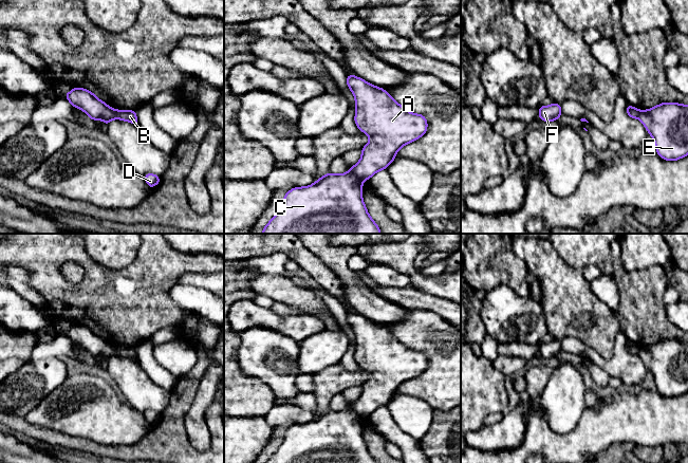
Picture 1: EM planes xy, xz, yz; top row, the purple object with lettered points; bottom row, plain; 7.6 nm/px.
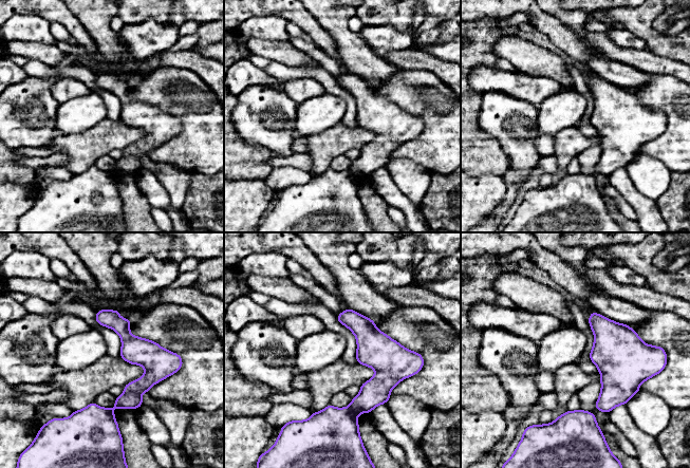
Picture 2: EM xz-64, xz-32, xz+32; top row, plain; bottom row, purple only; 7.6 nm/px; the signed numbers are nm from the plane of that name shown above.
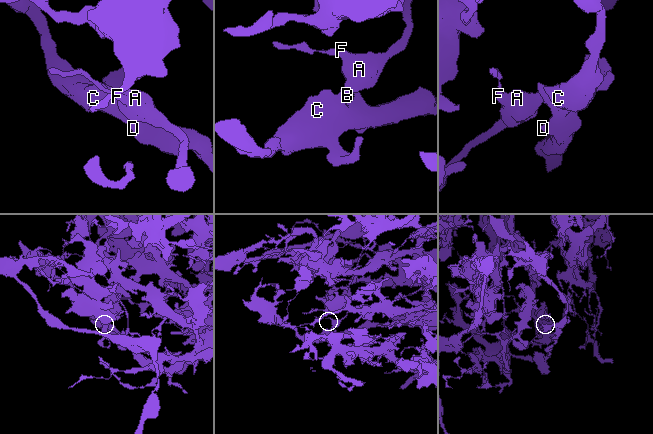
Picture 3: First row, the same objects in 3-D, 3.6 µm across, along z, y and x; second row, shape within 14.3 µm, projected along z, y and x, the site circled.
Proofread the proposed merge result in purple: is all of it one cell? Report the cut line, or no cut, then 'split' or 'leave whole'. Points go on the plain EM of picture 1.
cut in xz along (349, 408), (361, 418); split

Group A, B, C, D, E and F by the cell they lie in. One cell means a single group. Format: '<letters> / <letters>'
A B F / C D E

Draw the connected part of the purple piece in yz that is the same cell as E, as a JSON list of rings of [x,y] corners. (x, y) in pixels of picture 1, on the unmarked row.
[[[662,339],[649,347],[639,347],[638,356],[652,373],[659,394],[677,397],[688,392],[688,341]]]

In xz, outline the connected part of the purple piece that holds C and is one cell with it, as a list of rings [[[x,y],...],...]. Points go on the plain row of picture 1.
[[[350,408],[341,411],[328,409],[315,420],[305,424],[294,424],[289,427],[278,449],[265,463],[377,463],[368,450],[362,437],[362,418]]]

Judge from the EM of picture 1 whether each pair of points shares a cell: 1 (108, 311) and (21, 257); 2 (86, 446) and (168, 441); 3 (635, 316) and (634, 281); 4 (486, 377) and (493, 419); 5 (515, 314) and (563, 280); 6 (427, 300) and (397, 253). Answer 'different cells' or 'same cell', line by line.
1: same cell
2: same cell
3: same cell
4: different cells
5: different cells
6: different cells

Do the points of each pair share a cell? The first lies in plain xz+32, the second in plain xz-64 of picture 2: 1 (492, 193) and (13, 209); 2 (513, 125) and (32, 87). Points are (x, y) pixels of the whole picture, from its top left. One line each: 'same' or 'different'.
1: same
2: same

